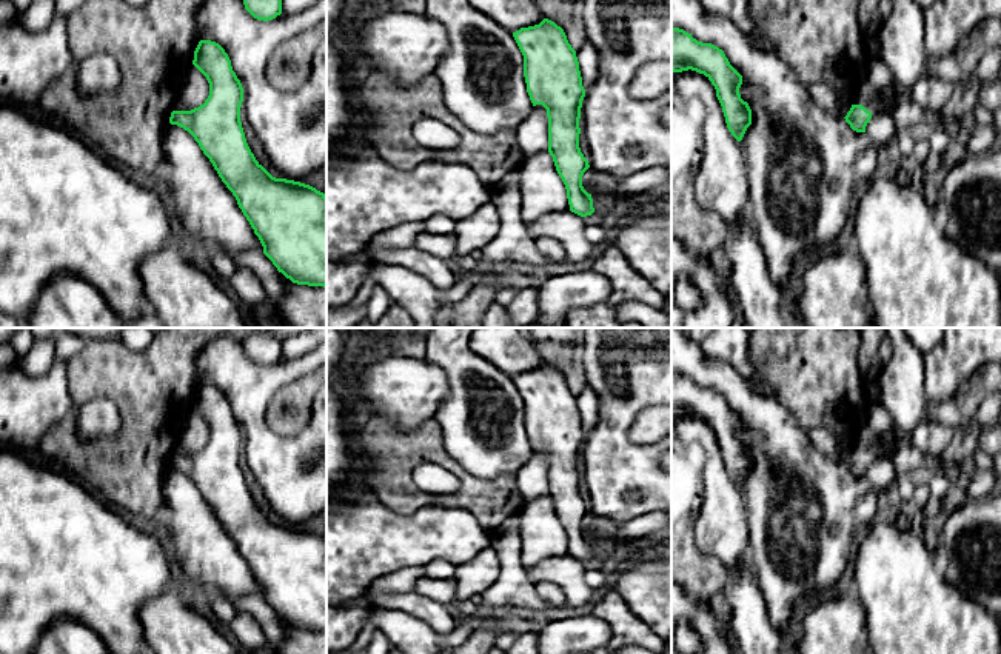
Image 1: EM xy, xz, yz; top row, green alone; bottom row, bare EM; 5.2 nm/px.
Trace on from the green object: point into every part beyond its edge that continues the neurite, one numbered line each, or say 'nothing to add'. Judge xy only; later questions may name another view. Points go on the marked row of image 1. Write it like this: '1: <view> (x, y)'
nothing to add

